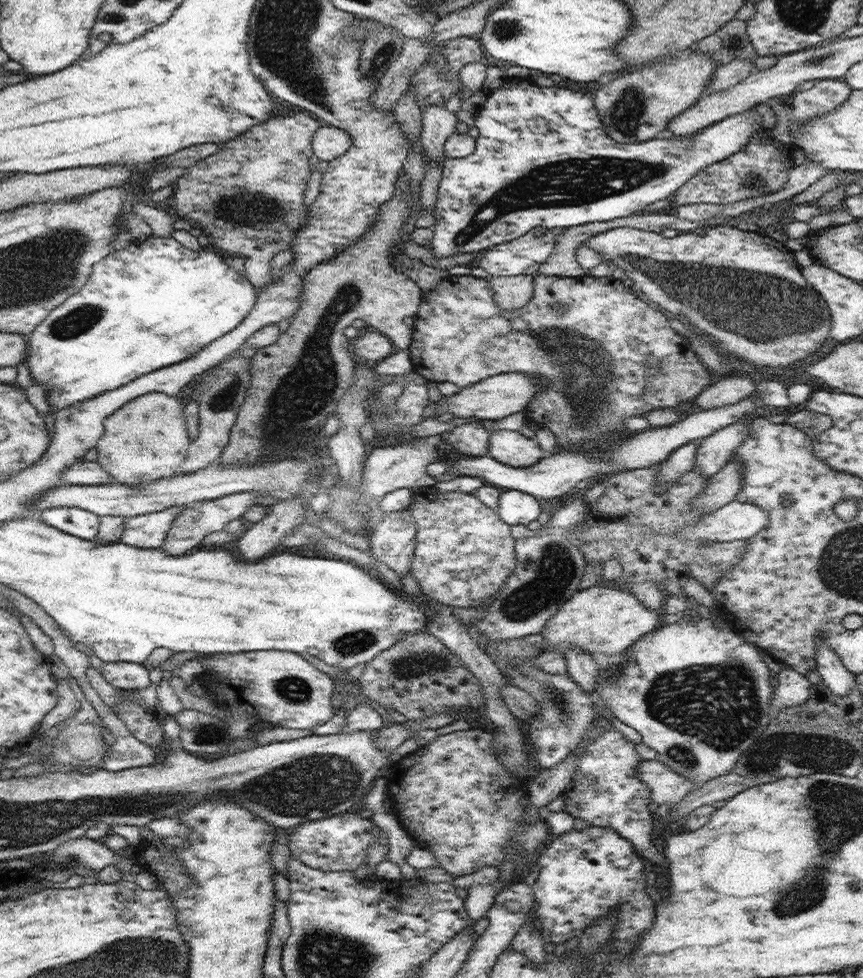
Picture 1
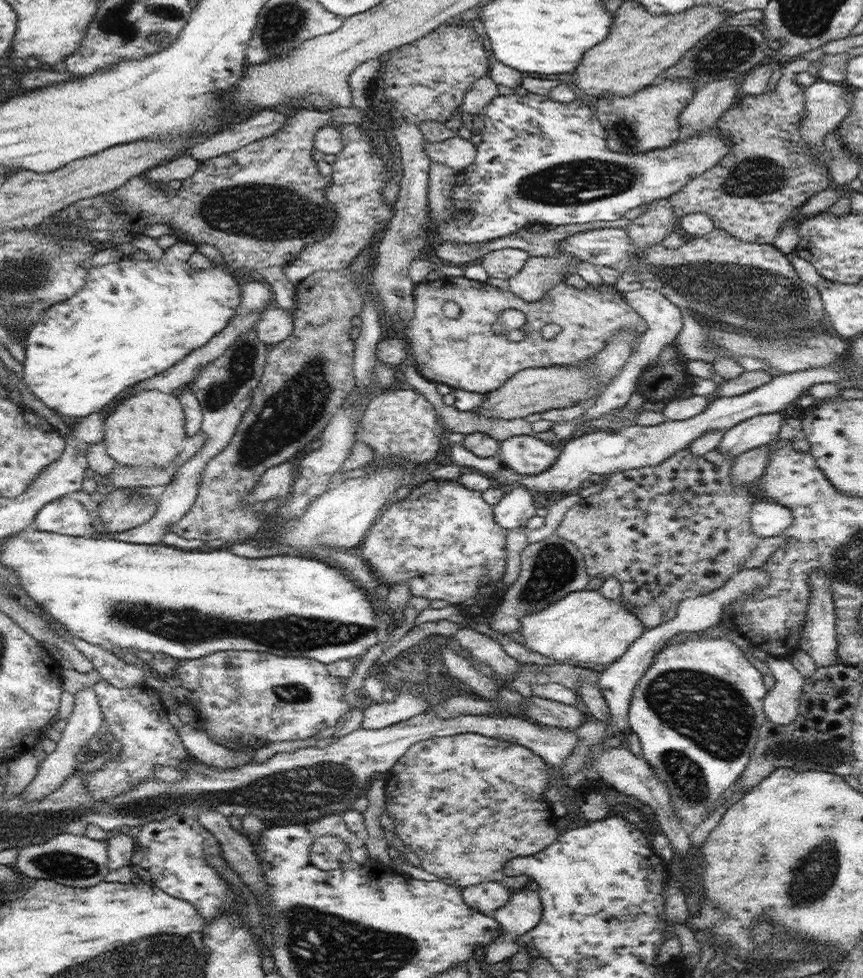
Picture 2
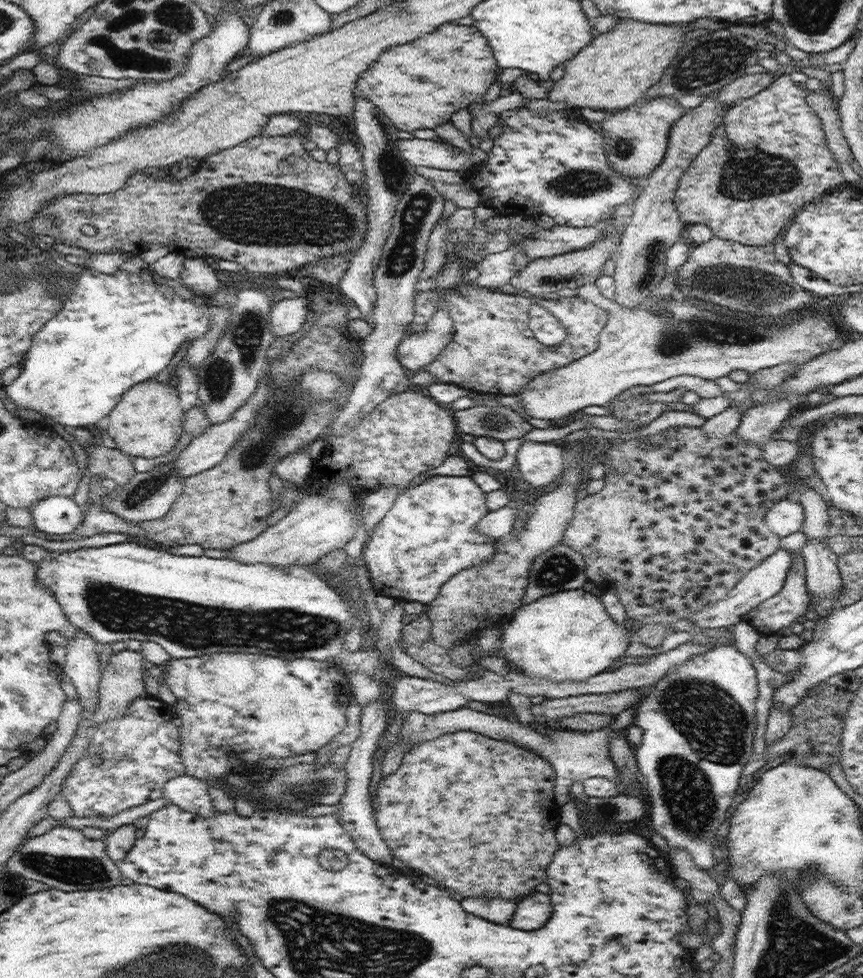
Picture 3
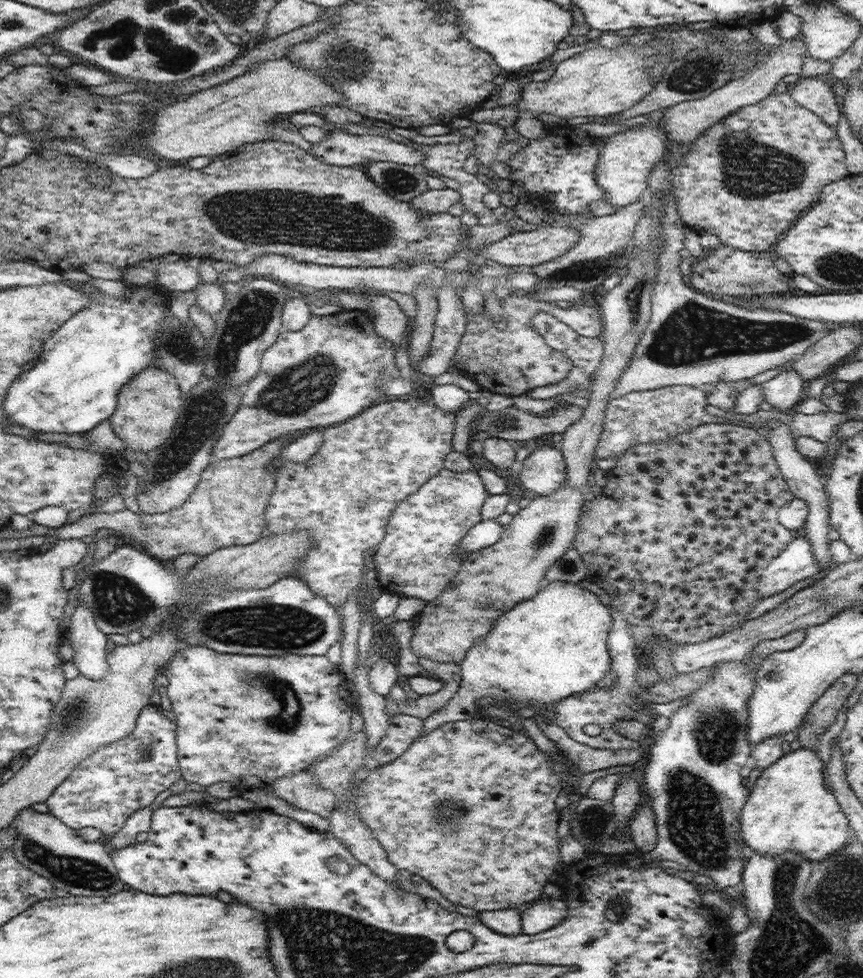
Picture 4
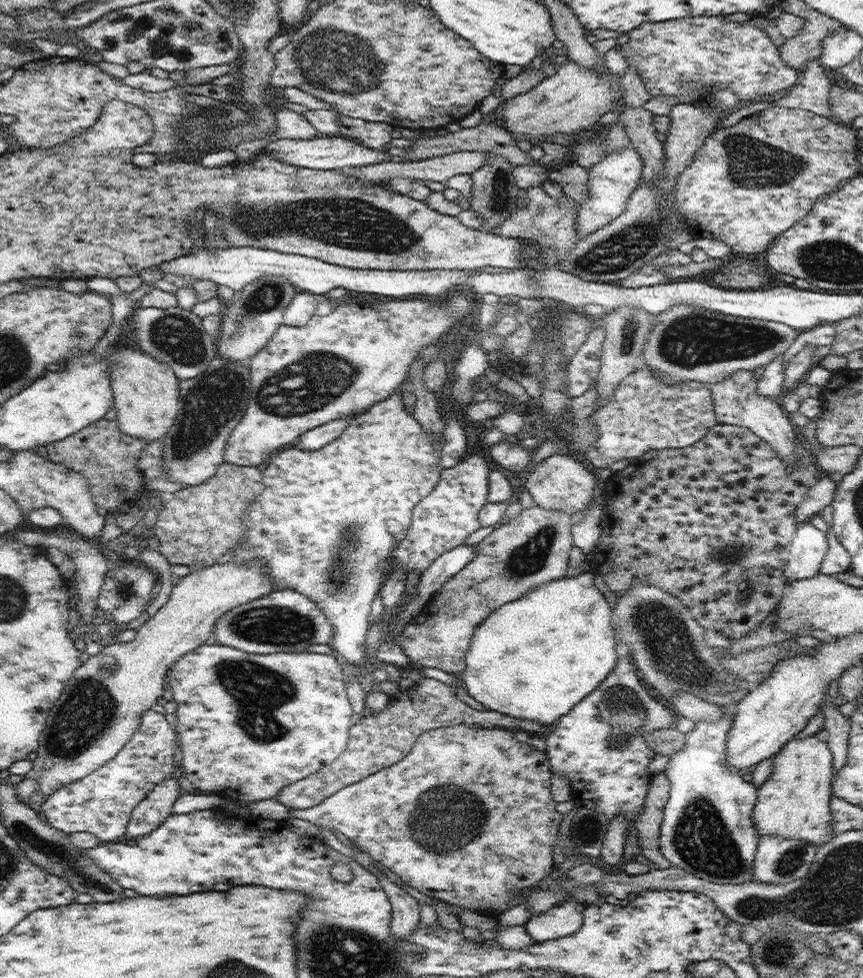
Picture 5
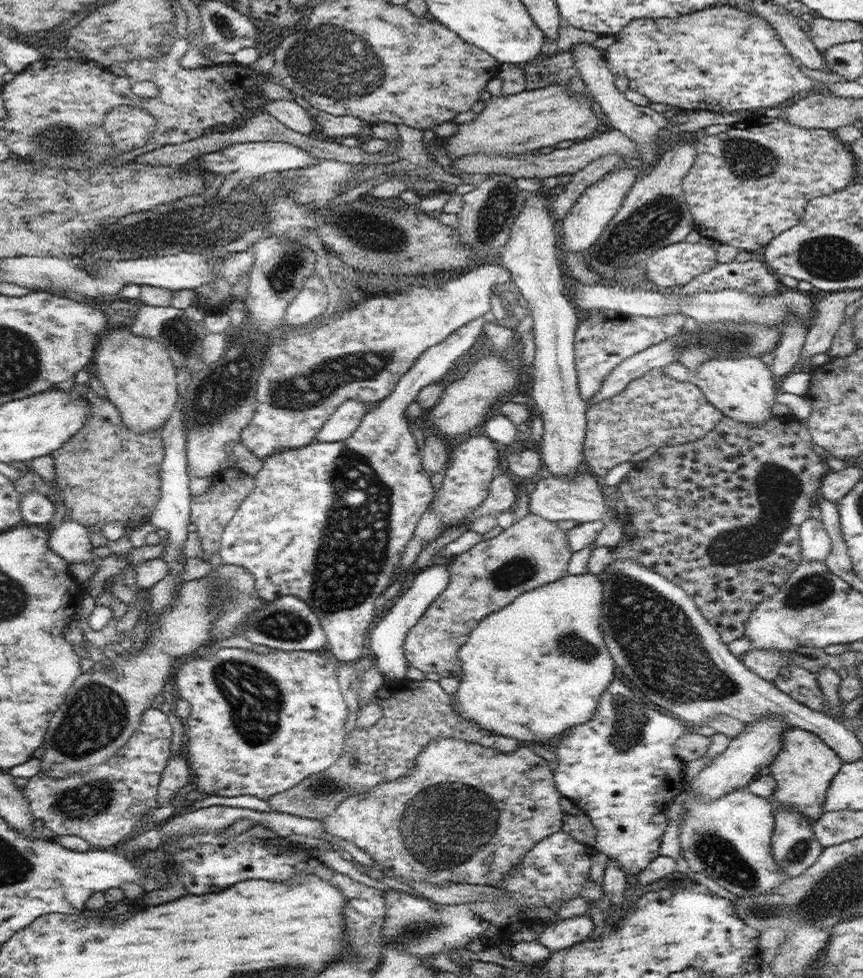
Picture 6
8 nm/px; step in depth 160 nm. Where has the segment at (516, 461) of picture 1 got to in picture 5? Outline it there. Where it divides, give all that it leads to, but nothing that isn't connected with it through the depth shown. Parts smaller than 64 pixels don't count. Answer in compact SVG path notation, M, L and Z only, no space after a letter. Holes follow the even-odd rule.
M559 452L540 461L538 467L530 472L525 488L530 492L533 500L546 510L560 510L568 514L583 512L593 502L594 486L601 483L597 472L586 463L580 462L574 456L562 455Z

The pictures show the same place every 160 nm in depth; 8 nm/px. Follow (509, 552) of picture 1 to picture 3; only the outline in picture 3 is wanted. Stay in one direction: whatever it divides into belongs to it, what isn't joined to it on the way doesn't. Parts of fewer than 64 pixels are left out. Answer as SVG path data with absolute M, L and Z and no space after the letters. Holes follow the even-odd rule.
M434 475L431 478L426 479L423 483L418 484L415 487L410 487L403 493L400 493L396 497L392 508L386 513L386 516L384 516L384 518L376 524L375 528L370 531L370 537L372 539L370 539L362 552L362 559L360 562L365 564L368 572L370 572L369 579L371 580L371 588L378 595L392 595L397 600L422 602L422 604L428 605L436 598L436 596L438 596L440 587L447 580L450 580L457 572L460 572L462 569L475 567L480 563L484 564L486 561L489 561L496 552L497 540L478 533L478 529L476 529L478 521L482 520L482 518L489 513L486 497L487 493L485 493L478 486L478 484L476 484L476 481L471 476Z

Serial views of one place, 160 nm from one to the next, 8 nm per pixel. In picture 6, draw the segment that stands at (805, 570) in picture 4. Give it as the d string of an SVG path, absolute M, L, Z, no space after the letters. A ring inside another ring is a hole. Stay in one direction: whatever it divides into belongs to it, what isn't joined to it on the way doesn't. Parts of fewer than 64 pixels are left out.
M808 517L798 529L802 561L825 560L831 551L831 540L820 519Z

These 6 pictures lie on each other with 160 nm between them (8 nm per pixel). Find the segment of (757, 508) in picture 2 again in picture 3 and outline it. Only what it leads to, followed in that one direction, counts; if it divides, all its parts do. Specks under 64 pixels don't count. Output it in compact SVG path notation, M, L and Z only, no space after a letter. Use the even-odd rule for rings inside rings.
M793 497L779 500L765 514L765 521L773 534L780 538L803 529L805 514L801 503Z

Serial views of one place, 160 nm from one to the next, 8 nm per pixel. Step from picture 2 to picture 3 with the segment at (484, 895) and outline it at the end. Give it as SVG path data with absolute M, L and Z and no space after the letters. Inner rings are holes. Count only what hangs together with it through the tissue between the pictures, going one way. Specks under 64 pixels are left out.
M468 896L459 903L470 914L475 914L496 924L509 925L518 902L491 896Z

